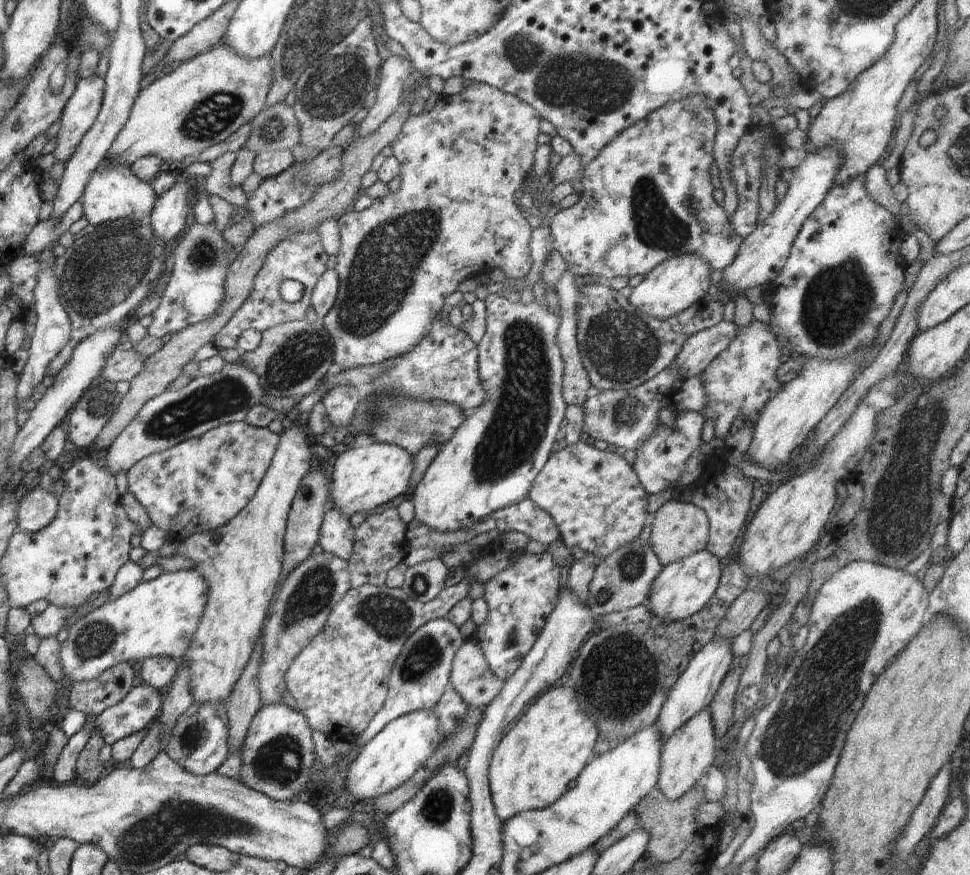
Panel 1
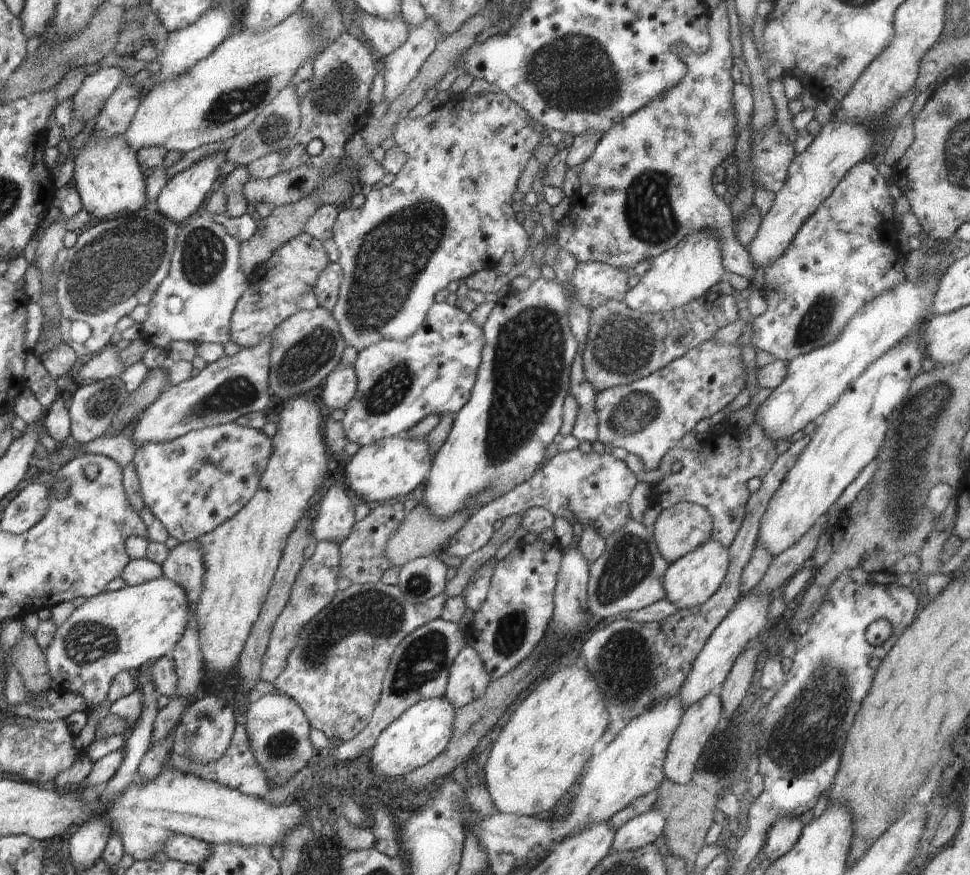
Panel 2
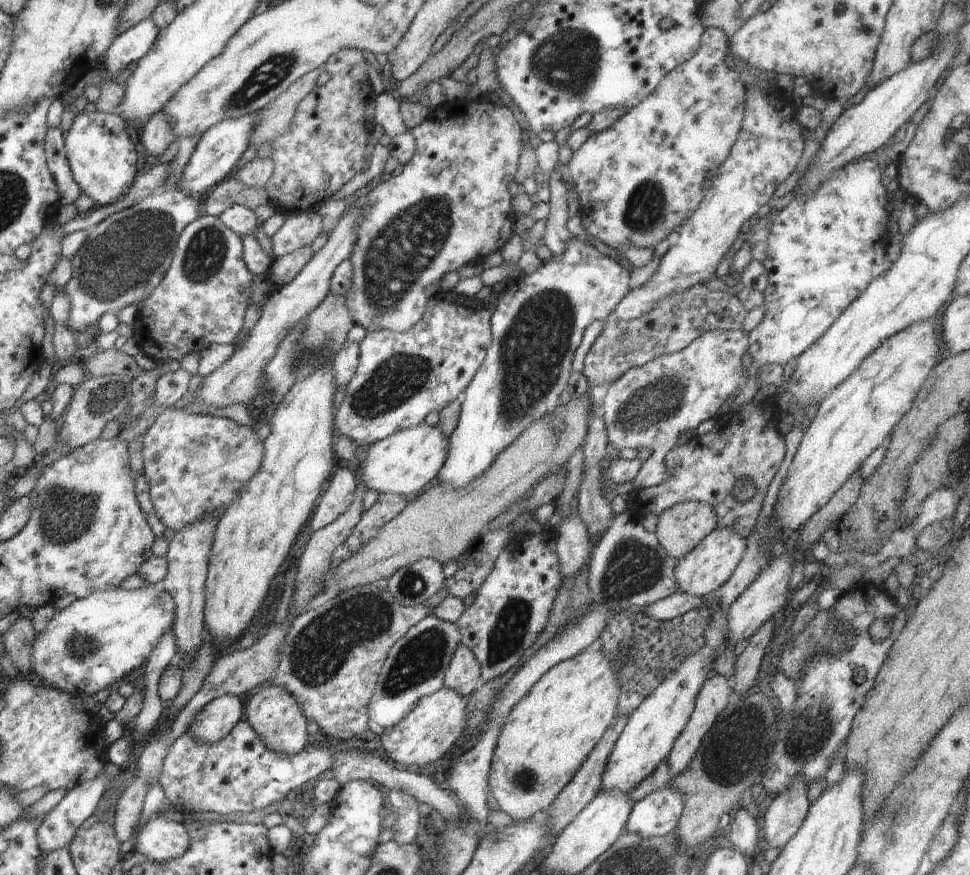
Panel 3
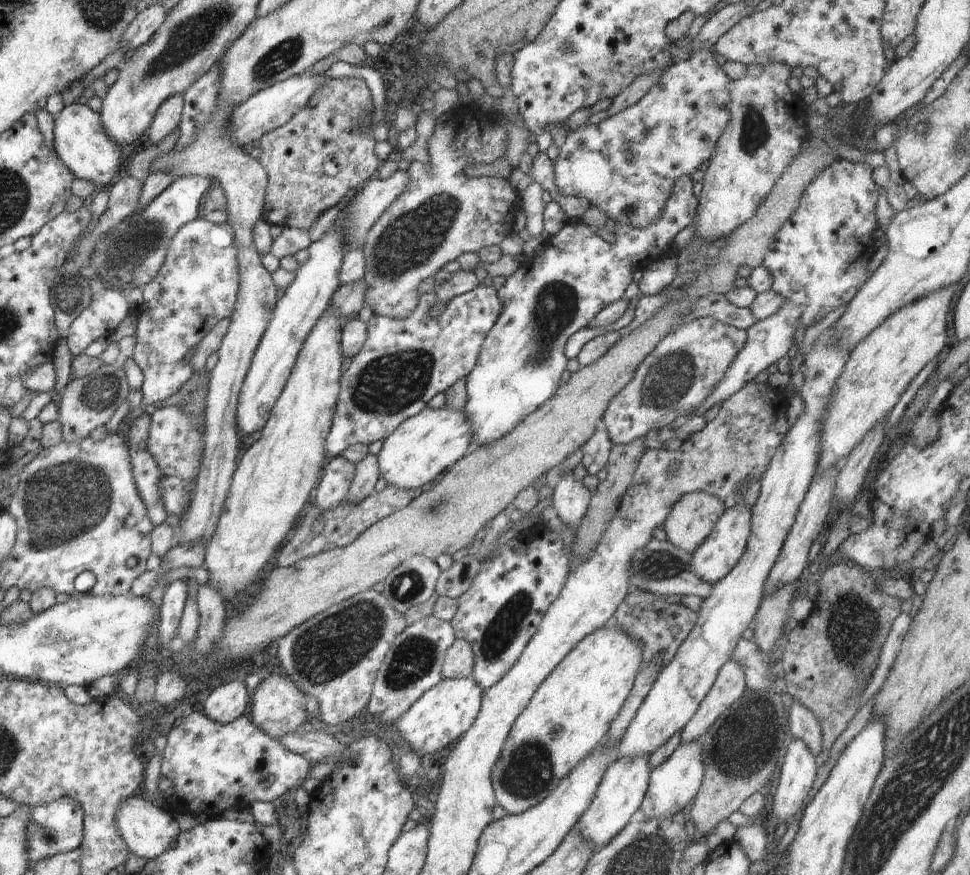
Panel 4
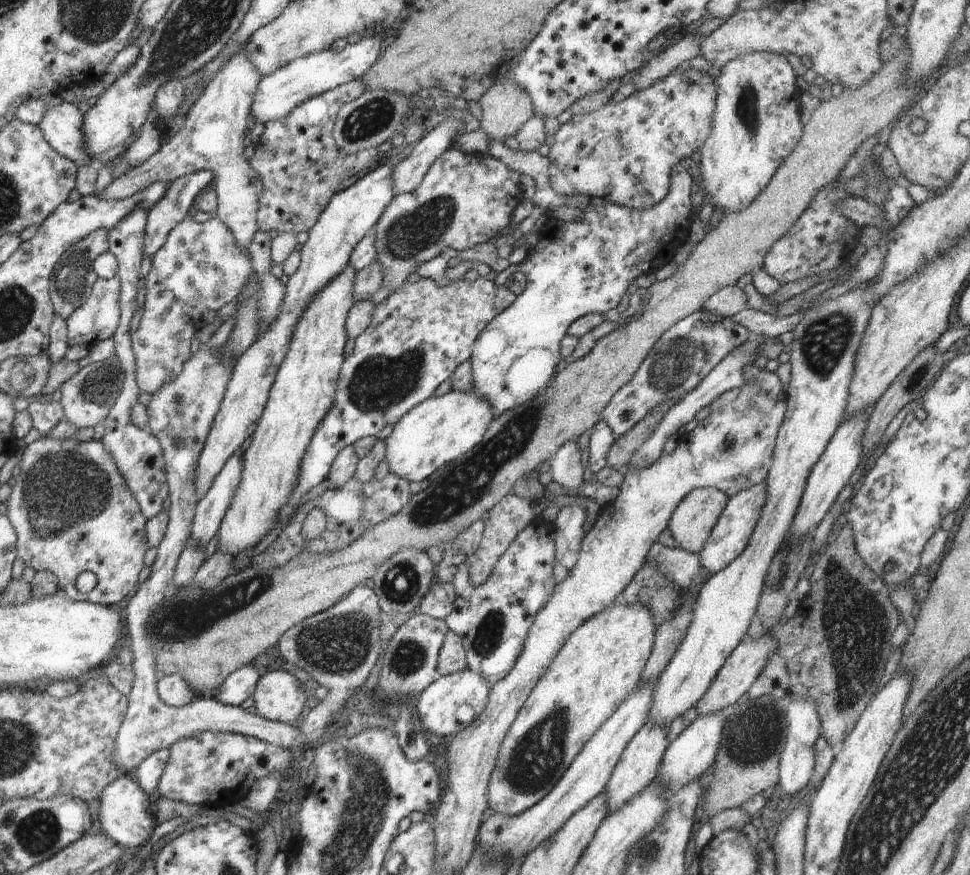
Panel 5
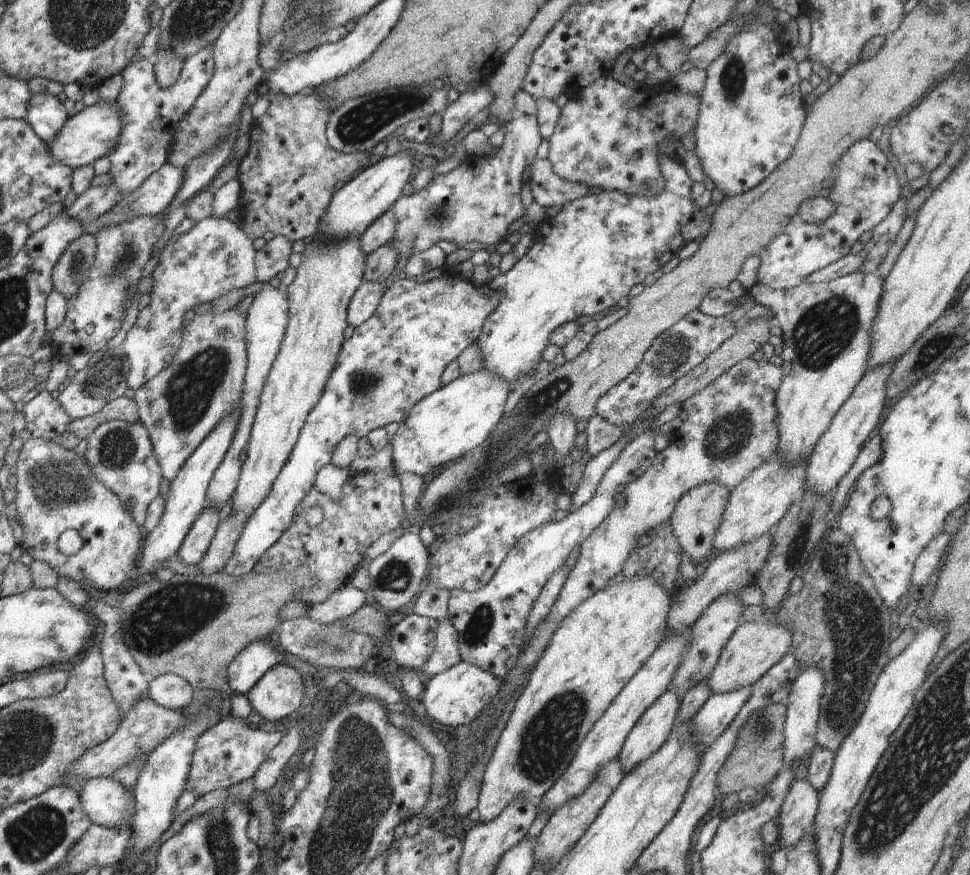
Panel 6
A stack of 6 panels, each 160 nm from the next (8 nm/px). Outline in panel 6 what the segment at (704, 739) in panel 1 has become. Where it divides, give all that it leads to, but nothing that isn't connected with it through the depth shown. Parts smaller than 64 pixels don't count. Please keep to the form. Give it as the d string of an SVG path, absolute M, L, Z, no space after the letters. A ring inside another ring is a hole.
M764 619L752 623L742 621L726 643L718 664L708 678L711 695L721 695L751 687L788 654L790 645L791 631L786 625Z

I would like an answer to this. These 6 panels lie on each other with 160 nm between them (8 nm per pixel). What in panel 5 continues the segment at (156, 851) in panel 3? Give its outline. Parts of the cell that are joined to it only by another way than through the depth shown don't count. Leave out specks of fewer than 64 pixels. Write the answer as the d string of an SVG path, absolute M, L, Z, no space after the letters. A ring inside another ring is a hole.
M122 775L106 786L102 791L98 810L103 832L123 848L135 850L142 848L148 842L154 828L158 826L153 800L140 788L132 776Z

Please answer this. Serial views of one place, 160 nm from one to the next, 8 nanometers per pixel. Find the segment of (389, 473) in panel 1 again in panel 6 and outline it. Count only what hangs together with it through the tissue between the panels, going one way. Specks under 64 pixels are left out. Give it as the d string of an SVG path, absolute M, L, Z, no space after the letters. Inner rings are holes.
M482 368L478 372L460 376L425 396L410 409L406 418L399 423L396 433L389 439L392 466L396 471L428 479L433 475L434 468L450 460L458 461L490 436L504 415L509 392L506 381Z

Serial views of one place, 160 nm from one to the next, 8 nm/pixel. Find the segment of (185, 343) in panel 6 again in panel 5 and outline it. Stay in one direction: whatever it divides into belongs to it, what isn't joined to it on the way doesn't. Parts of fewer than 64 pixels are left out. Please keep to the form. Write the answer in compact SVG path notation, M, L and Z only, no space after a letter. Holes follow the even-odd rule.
M202 344L196 354L190 354L185 367L174 379L174 382L162 385L161 389L155 395L152 395L152 401L147 406L149 430L162 445L171 504L170 511L167 514L169 516L167 531L157 546L155 561L151 567L149 567L151 570L150 574L143 583L139 583L138 590L131 595L130 601L126 606L126 626L128 626L127 640L131 644L134 655L133 671L135 679L132 690L127 694L129 698L128 708L119 731L117 732L117 737L115 738L113 759L115 765L128 776L131 776L135 768L153 752L168 750L169 746L172 746L178 739L188 738L195 732L200 731L230 731L231 733L240 733L246 736L256 737L270 744L278 745L295 752L300 758L307 748L307 740L302 734L302 731L298 727L290 725L290 723L281 723L280 721L271 721L262 718L257 714L244 711L241 707L222 704L217 698L195 699L192 700L192 703L188 703L187 705L171 707L165 702L162 702L162 699L157 693L157 681L160 679L160 676L156 674L155 670L155 650L149 641L148 623L150 622L151 614L154 614L154 611L165 601L164 590L166 590L166 586L168 586L168 580L173 577L179 556L182 554L187 541L191 538L191 526L198 501L200 500L195 487L198 459L207 441L208 433L212 428L211 424L215 421L216 415L220 410L220 405L224 398L235 362L236 357L226 357L222 354L222 348L218 351L210 351L207 344Z

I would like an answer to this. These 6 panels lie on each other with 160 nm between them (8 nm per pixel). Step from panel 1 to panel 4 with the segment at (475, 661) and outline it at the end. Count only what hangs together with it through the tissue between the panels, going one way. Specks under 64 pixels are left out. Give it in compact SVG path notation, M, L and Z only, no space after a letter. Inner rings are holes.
M455 639L446 651L441 675L444 679L472 679L474 663L471 646L465 640Z

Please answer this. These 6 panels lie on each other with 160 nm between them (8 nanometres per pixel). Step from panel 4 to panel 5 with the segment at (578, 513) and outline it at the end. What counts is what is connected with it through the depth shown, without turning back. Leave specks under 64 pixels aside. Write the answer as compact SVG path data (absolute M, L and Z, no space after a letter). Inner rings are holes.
M577 442L566 443L558 449L550 463L553 481L567 490L566 495L568 496L572 496L572 494L577 496L577 490L580 490L584 484L580 456L581 450L578 448Z

